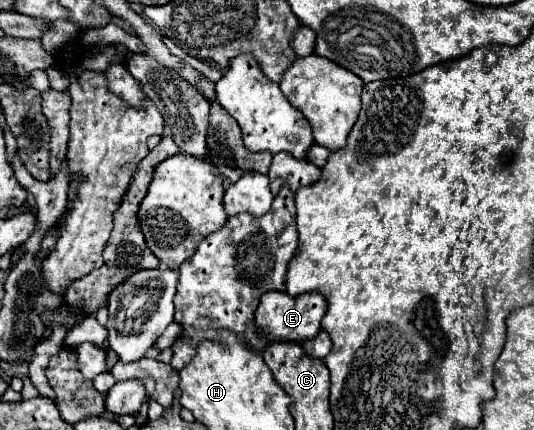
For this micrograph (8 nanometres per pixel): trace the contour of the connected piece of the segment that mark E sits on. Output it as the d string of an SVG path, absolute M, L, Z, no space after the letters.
M270 290L270 294L262 294L258 310L256 310L256 324L260 326L260 330L266 334L270 334L270 340L292 340L292 342L302 342L308 338L314 338L320 332L320 322L324 318L326 312L326 298L322 298L322 294L300 294L298 298L286 294L286 292L278 292L278 290Z

